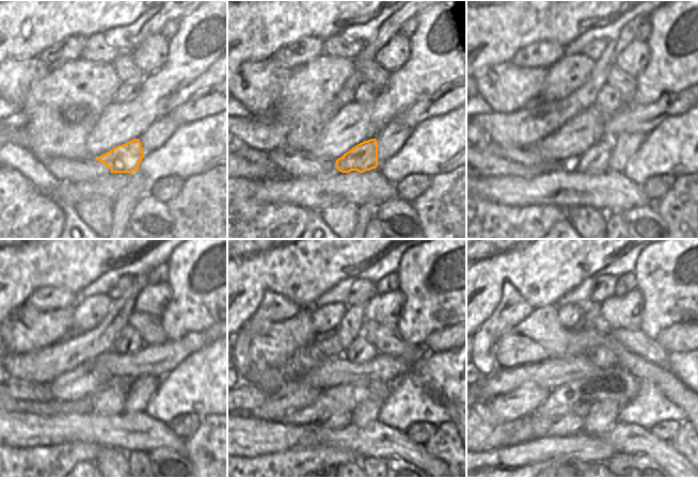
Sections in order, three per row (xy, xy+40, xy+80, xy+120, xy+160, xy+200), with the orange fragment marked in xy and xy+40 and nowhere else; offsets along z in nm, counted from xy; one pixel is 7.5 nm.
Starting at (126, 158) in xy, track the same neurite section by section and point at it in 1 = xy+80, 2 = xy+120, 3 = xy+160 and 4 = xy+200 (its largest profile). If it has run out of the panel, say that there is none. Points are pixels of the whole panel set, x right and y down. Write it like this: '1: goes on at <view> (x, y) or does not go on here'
1: goes on at xy+80 (595, 161)
2: goes on at xy+120 (110, 400)
3: goes on at xy+160 (339, 420)
4: goes on at xy+200 (569, 425)

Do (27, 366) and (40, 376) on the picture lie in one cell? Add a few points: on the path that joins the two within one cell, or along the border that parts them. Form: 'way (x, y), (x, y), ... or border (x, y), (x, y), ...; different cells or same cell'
way (30, 367), (36, 372); same cell

